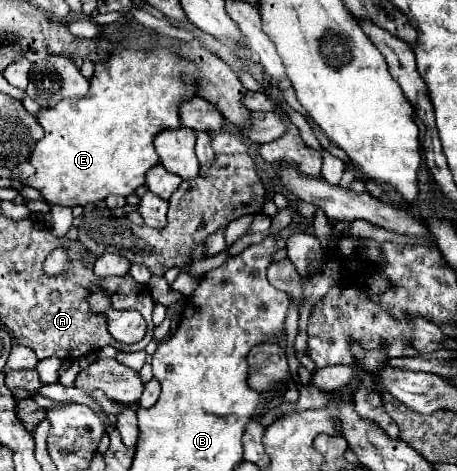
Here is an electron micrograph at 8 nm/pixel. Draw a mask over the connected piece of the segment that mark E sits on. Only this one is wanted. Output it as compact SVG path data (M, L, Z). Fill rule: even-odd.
M133 27L127 31L127 39L135 39L133 49L123 49L111 53L109 59L95 63L95 73L91 77L91 89L81 99L61 101L53 109L41 109L39 123L45 129L45 137L39 139L31 153L31 163L35 165L37 173L33 179L27 179L25 185L35 187L41 191L47 203L57 205L89 205L99 203L107 195L131 195L137 187L145 183L145 173L159 163L157 151L153 147L153 139L157 133L165 129L179 129L183 127L179 109L185 101L197 95L197 83L187 83L181 79L181 73L195 75L195 63L177 55L177 51L163 47L163 49L139 49L147 41L157 41L159 35L147 27Z

